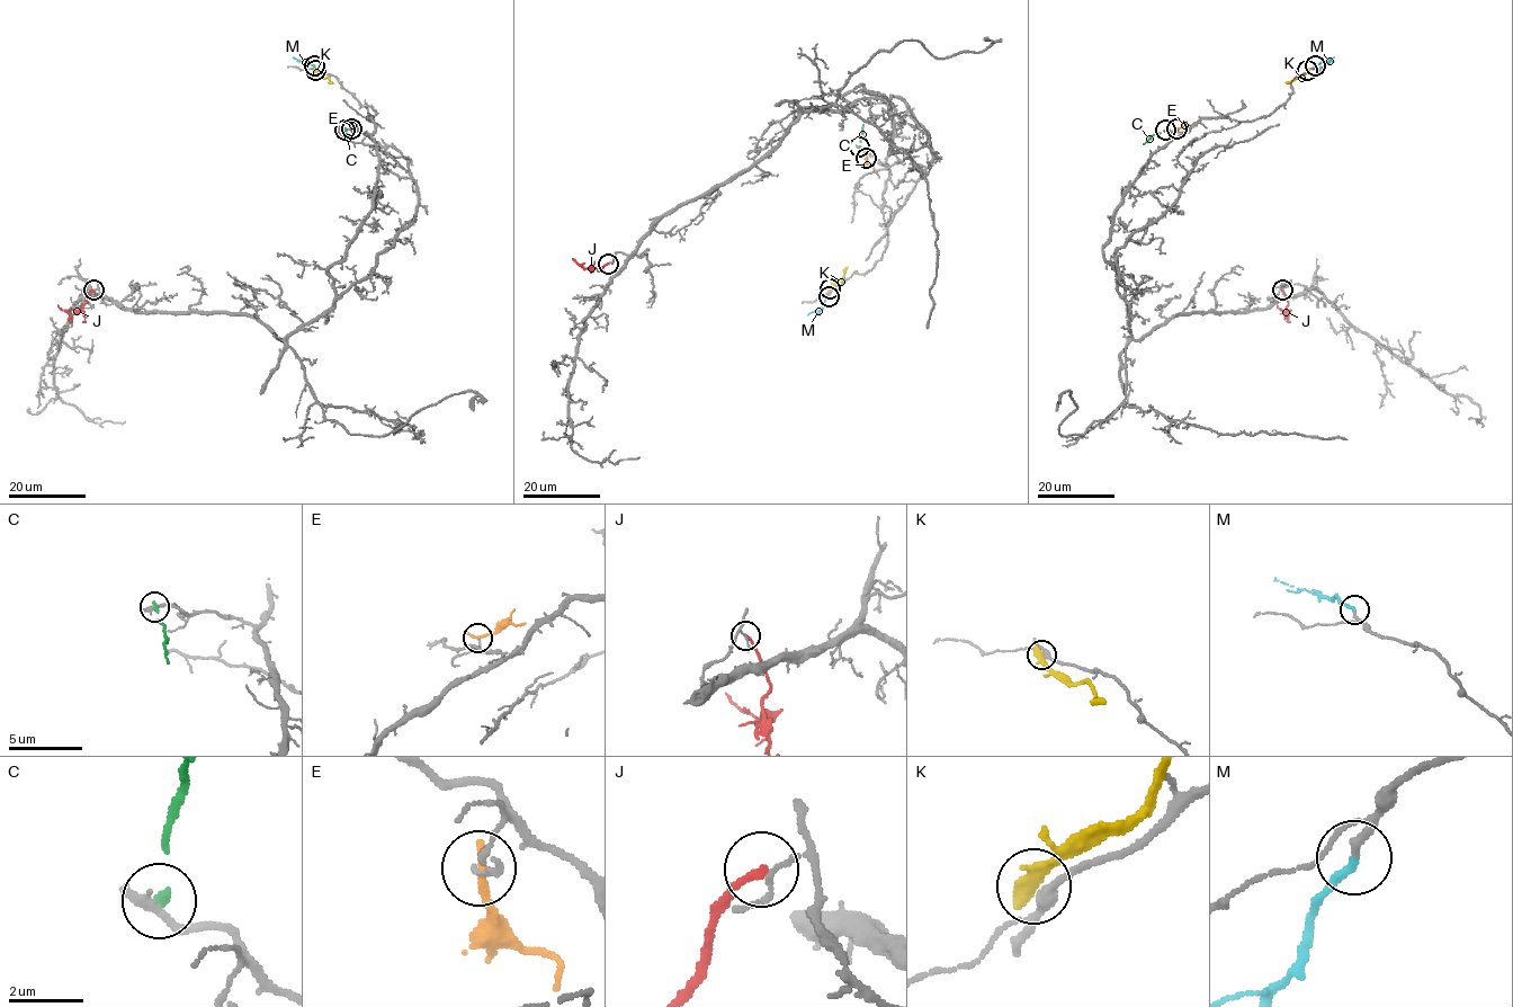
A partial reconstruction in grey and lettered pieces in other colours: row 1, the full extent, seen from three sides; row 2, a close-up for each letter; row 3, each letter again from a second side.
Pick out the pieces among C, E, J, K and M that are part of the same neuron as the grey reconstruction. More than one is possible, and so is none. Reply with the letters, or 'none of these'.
M

